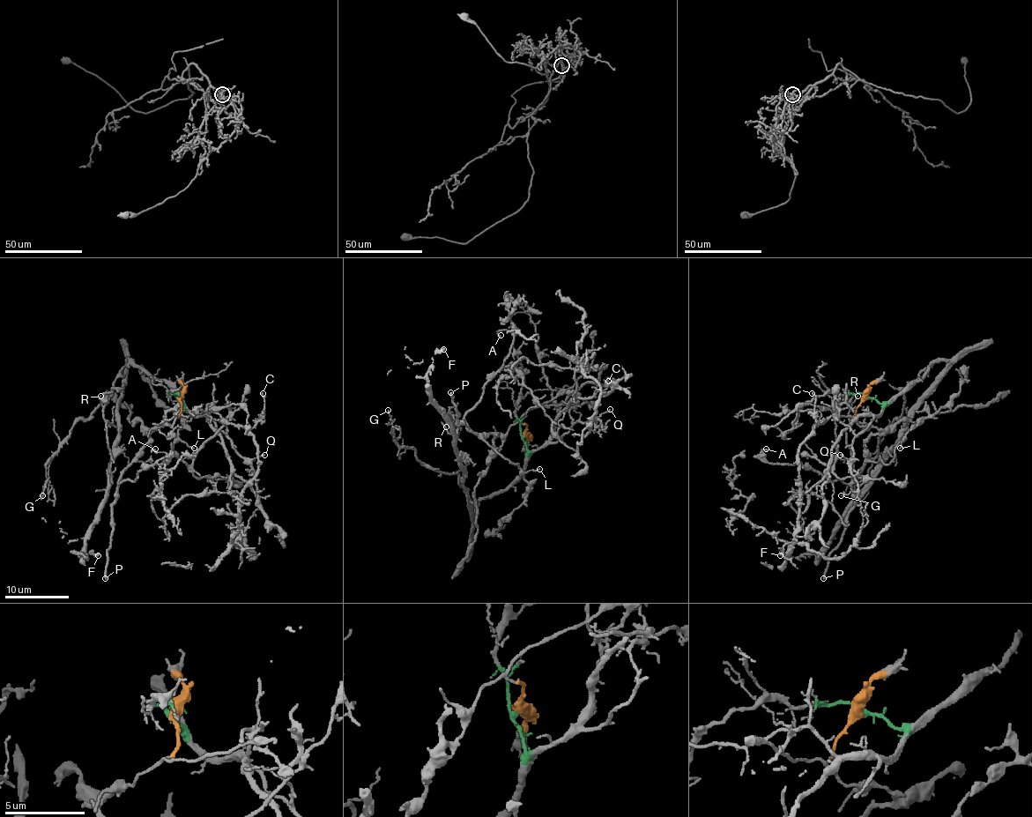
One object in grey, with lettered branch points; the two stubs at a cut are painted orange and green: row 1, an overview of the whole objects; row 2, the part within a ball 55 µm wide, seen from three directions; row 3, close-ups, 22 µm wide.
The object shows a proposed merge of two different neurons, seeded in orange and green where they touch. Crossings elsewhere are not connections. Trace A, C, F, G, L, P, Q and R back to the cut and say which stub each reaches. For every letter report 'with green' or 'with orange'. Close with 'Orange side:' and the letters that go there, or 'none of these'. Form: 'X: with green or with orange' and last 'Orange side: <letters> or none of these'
A: with orange
C: with orange
F: with green
G: with green
L: with orange
P: with orange
Q: with green
R: with green
Orange side: A, C, L, P

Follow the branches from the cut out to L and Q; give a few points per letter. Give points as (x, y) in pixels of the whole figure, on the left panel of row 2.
L: (179, 397), (180, 412), (148, 435), (137, 460), (159, 464), (172, 453), (172, 447), (179, 441), (195, 449)
Q: (179, 397), (180, 404), (195, 415), (211, 419), (242, 456), (265, 455)

